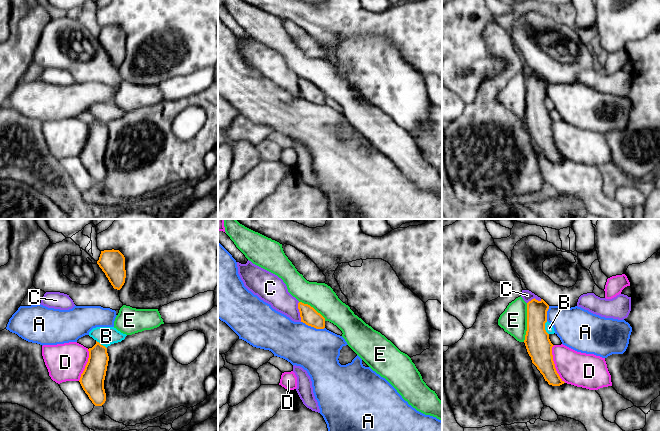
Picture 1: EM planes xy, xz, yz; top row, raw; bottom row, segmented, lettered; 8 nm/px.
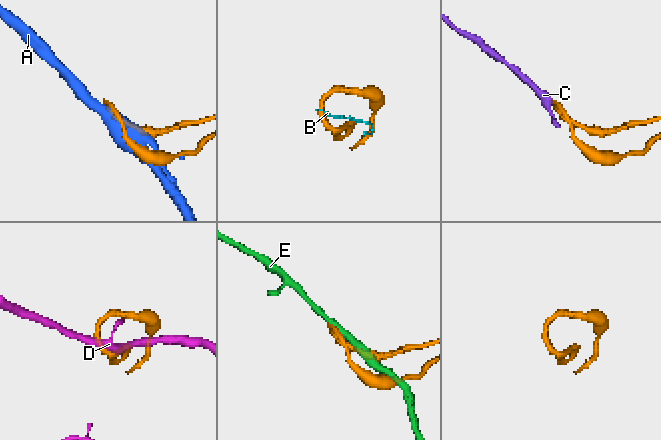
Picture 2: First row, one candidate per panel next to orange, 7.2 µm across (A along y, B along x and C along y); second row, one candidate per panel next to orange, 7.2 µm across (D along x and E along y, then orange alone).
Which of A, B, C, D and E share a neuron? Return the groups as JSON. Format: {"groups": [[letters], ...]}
{"groups": [["A", "D", "E"], ["B"], ["C"]]}

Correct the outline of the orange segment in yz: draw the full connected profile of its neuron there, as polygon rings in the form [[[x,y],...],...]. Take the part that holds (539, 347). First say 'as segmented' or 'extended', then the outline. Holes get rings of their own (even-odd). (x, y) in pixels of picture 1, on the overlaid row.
as segmented; [[[535,298],[527,303],[527,331],[525,346],[532,363],[543,375],[545,381],[552,386],[560,386],[565,382],[556,371],[553,361],[552,347],[554,346],[545,330],[549,305]]]

